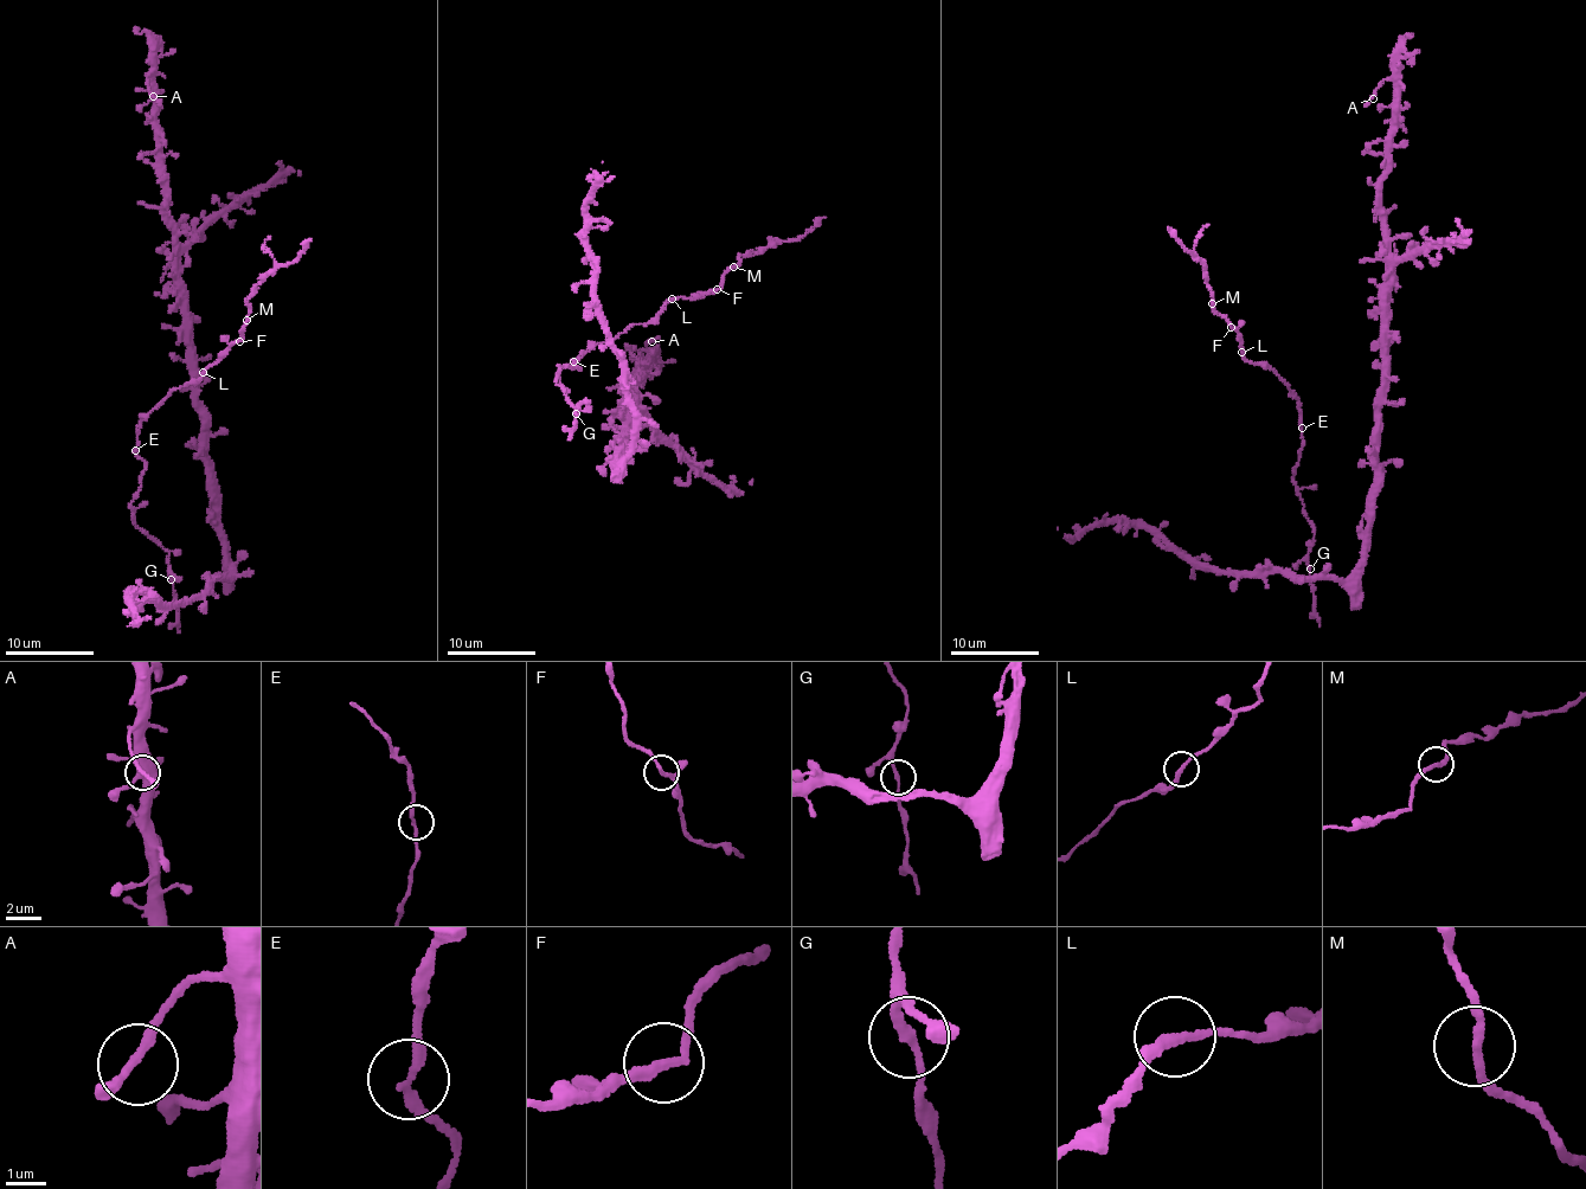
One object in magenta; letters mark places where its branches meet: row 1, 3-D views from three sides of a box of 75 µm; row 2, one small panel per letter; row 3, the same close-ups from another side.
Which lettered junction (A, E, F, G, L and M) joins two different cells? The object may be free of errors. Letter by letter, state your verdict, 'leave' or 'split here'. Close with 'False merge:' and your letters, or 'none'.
A: leave
E: leave
F: leave
G: leave
L: leave
M: leave
False merge: none

